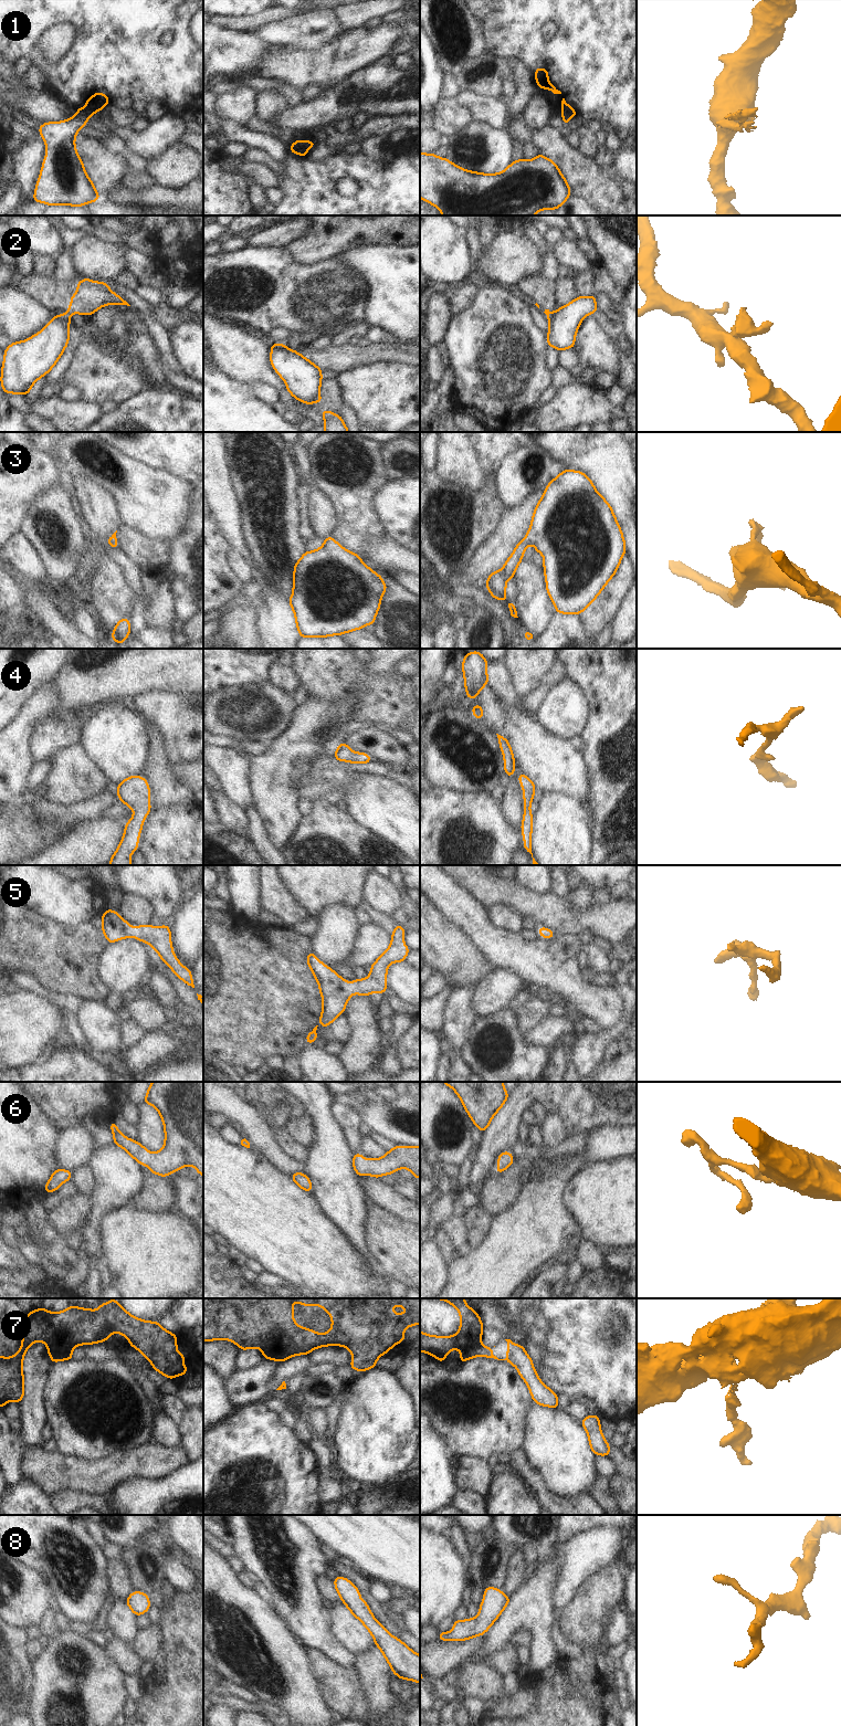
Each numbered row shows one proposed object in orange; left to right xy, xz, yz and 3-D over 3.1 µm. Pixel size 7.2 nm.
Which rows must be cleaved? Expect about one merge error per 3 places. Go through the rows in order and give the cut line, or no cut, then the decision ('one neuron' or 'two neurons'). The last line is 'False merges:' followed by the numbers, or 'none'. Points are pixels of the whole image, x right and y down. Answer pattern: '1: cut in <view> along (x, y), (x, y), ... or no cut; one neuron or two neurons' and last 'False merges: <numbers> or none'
1: cut in xz along (306, 141), (296, 153); two neurons
2: cut in yz along (552, 314), (548, 316); two neurons
3: no cut; one neuron
4: no cut; one neuron
5: no cut; one neuron
6: no cut; one neuron
7: cut in xy along (45, 1342), (54, 1344), (72, 1343), (76, 1345); two neurons
8: no cut; one neuron
False merges: 1, 2, 7

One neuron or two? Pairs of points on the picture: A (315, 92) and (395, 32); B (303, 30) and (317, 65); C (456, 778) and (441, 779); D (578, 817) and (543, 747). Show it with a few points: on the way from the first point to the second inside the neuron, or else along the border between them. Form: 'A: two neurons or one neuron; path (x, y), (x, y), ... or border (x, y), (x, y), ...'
A: two neurons; border (319, 85), (309, 85), (302, 92)
B: two neurons; border (335, 39), (322, 48), (312, 50), (286, 46)
C: one neuron; path (453, 778), (444, 778)
D: two neurons; border (545, 793), (568, 793), (587, 804)

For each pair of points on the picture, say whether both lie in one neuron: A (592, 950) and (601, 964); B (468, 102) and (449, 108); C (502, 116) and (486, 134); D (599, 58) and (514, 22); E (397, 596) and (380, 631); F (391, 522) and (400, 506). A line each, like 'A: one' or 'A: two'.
A: one
B: two
C: two
D: one
E: one
F: one

